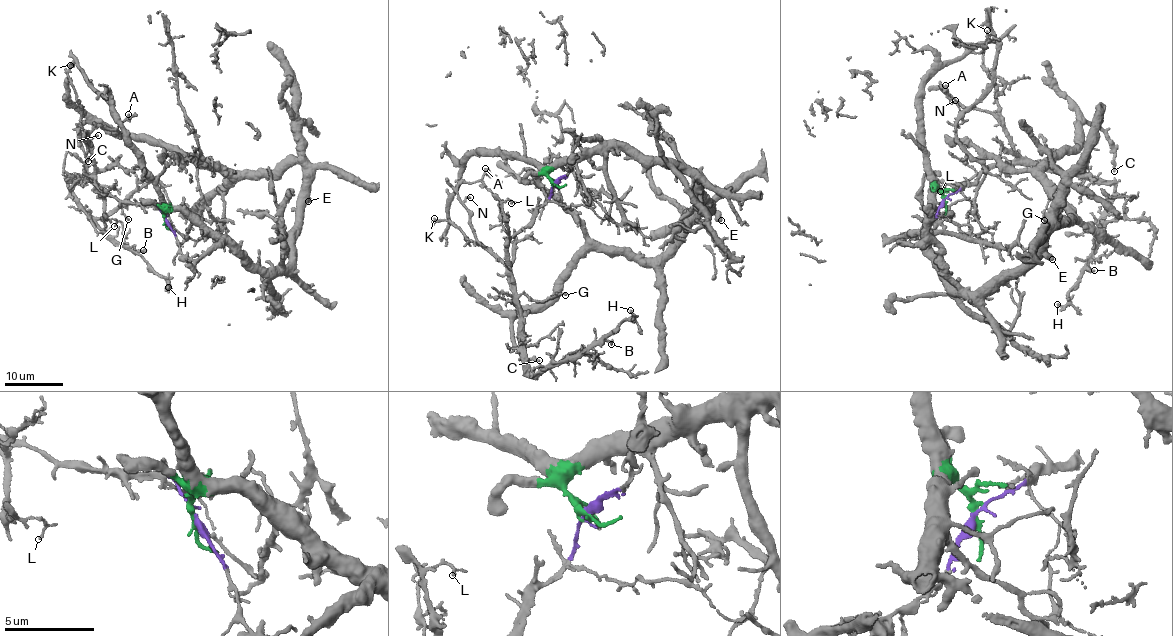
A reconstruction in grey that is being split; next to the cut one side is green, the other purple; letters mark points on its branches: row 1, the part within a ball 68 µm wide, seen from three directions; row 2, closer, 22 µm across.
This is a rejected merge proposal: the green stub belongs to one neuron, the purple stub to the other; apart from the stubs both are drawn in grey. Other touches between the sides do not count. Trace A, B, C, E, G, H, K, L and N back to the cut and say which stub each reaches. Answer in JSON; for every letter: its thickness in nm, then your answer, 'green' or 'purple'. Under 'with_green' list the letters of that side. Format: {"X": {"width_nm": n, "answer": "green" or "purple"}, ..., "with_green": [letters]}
{"A": {"width_nm": 340, "answer": "purple"}, "B": {"width_nm": 240, "answer": "purple"}, "C": {"width_nm": 130, "answer": "green"}, "E": {"width_nm": 550, "answer": "green"}, "G": {"width_nm": 130, "answer": "purple"}, "H": {"width_nm": 150, "answer": "purple"}, "K": {"width_nm": 80, "answer": "purple"}, "L": {"width_nm": 80, "answer": "purple"}, "N": {"width_nm": 110, "answer": "purple"}, "with_green": ["C", "E"]}

